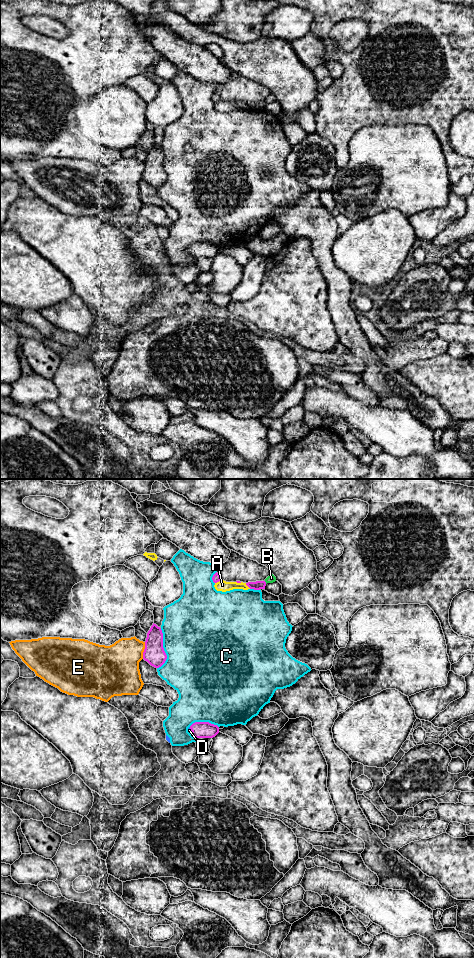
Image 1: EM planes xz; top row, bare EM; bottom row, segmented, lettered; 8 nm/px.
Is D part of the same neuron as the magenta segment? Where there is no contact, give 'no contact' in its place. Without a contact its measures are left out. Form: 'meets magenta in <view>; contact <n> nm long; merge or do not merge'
meets magenta in xz; contact 50 nm long; merge

